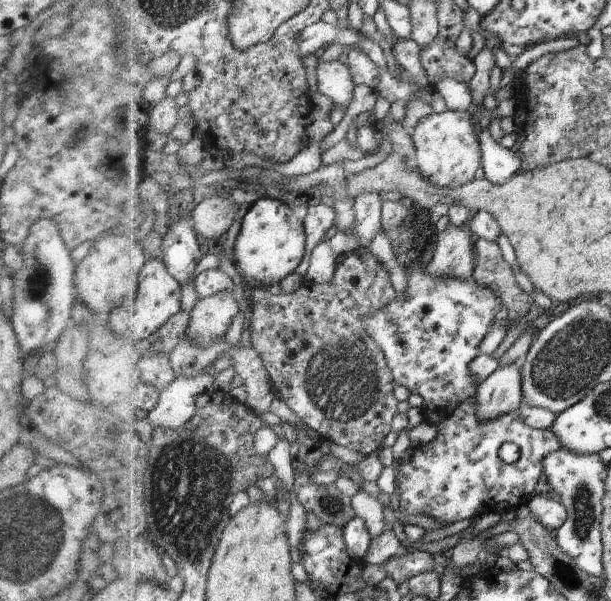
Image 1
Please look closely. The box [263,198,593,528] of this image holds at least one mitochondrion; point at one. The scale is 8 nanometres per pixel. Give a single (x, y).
(343, 380)

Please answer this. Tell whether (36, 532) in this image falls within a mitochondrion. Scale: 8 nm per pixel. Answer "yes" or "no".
yes

